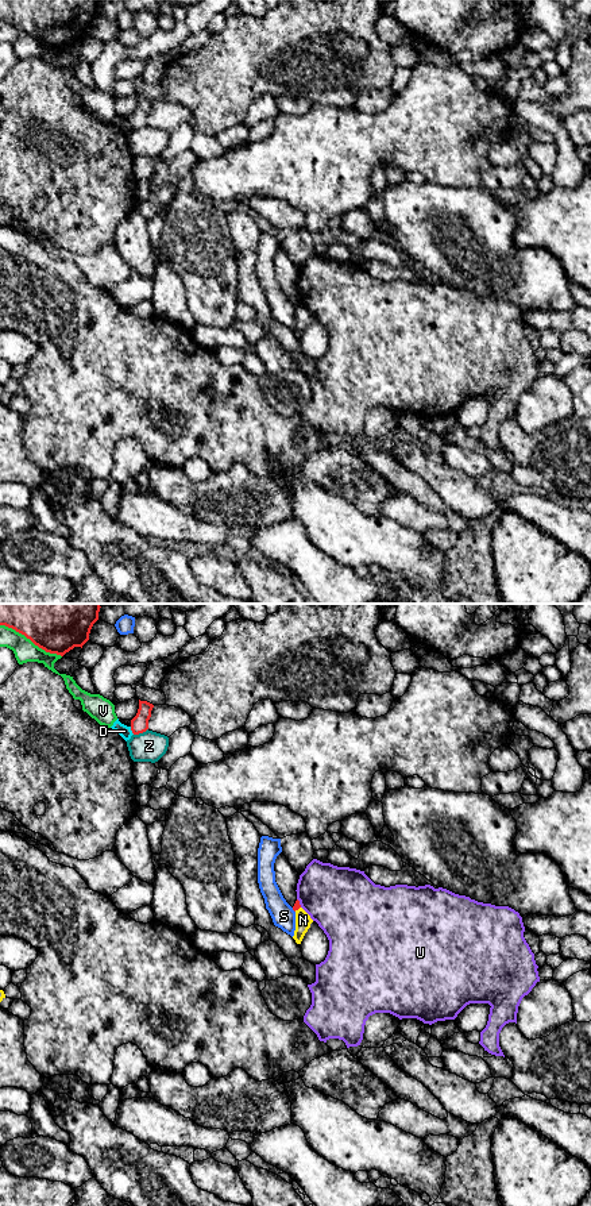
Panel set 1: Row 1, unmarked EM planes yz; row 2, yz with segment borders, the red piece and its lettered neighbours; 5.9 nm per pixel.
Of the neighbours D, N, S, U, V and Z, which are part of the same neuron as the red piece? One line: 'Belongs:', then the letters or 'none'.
Belongs: none

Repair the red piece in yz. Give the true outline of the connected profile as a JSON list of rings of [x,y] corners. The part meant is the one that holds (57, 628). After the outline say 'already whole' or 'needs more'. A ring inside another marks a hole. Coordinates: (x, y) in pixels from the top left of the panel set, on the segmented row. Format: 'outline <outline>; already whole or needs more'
outline [[[0,604],[0,625],[24,635],[35,646],[63,656],[89,640],[100,604]]]; already whole

